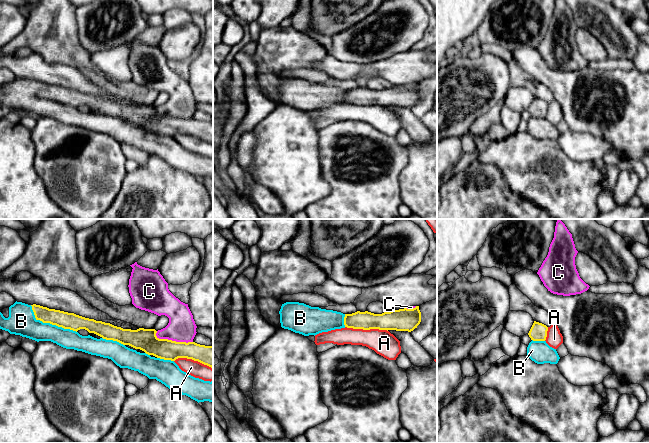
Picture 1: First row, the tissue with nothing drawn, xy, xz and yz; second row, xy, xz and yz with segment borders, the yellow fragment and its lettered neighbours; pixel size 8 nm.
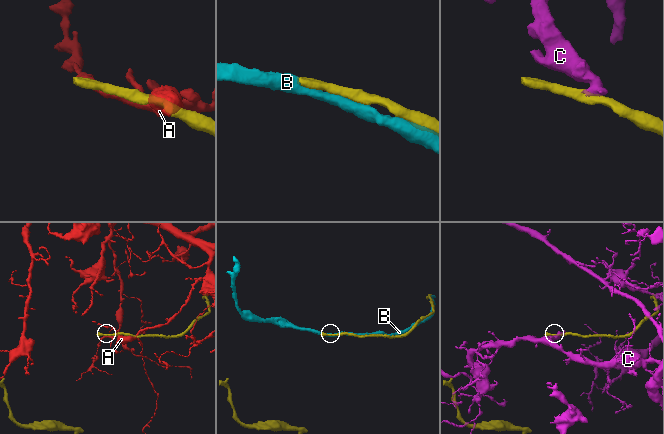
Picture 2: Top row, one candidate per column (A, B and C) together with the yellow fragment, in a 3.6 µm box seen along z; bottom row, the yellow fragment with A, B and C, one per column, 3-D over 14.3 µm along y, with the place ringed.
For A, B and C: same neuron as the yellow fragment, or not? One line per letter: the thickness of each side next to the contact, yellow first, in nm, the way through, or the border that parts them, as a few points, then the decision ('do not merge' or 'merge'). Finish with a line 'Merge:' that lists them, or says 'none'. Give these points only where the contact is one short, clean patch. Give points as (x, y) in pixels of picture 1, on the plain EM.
A: 160/200 nm | do not merge
B: 130/220 nm | merge
C: 180/220 nm | along xy (155, 109), (159, 114), (192, 118) | do not merge
Merge: B

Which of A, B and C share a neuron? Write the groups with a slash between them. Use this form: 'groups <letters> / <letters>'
groups A / B / C

